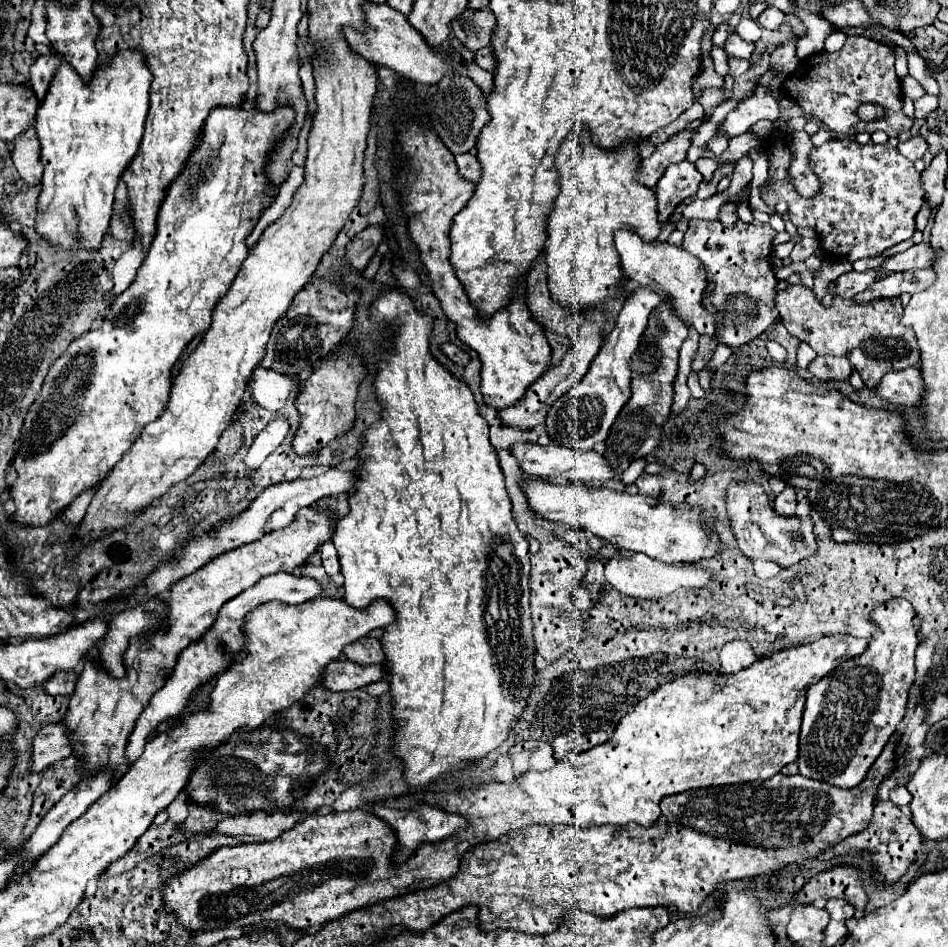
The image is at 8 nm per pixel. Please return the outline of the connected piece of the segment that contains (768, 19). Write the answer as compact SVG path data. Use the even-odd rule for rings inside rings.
M767 7L767 9L759 15L757 21L759 21L761 27L765 27L765 29L777 29L777 27L781 27L781 23L785 21L785 13L783 13L781 9L777 9L777 7Z

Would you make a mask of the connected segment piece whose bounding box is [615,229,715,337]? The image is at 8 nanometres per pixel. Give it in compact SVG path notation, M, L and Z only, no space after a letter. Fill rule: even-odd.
M619 229L615 233L615 247L621 257L623 273L635 285L649 287L649 289L657 291L663 299L669 297L673 309L681 315L681 319L687 325L693 325L701 335L711 337L715 333L715 319L701 305L703 289L707 285L707 275L695 255L691 255L685 249L675 247L671 243L661 243L661 241L643 243L643 239L639 239L639 235L635 235L635 231L631 231L631 229Z

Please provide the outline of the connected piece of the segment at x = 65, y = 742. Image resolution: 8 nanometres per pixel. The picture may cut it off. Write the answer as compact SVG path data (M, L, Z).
M63 723L41 727L31 747L31 767L29 767L31 773L39 773L47 769L51 763L61 761L71 755L71 743L65 733L67 731Z

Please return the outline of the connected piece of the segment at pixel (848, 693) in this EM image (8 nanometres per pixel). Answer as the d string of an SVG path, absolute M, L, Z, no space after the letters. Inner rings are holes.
M891 599L871 613L879 631L867 651L849 659L807 689L803 725L799 737L799 773L835 787L859 785L867 769L883 751L907 709L909 687L917 679L915 649L919 635L915 611L907 599Z

